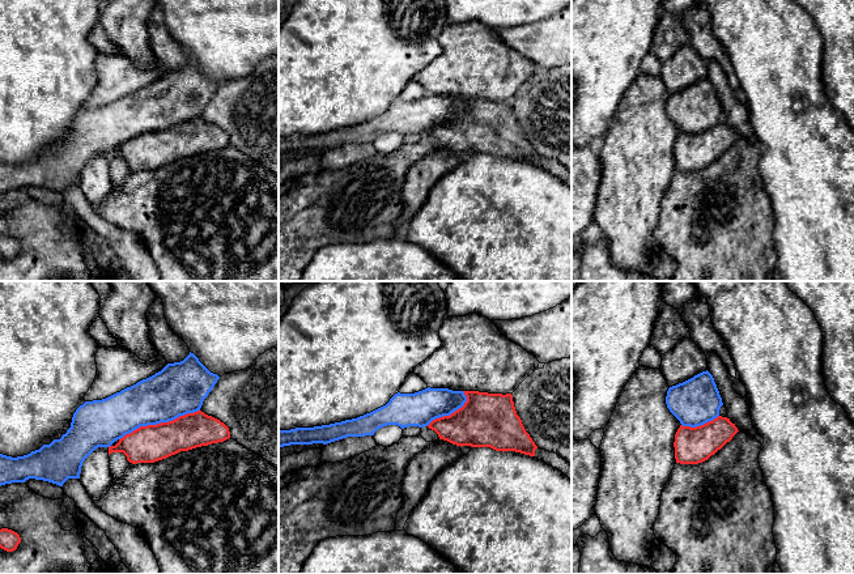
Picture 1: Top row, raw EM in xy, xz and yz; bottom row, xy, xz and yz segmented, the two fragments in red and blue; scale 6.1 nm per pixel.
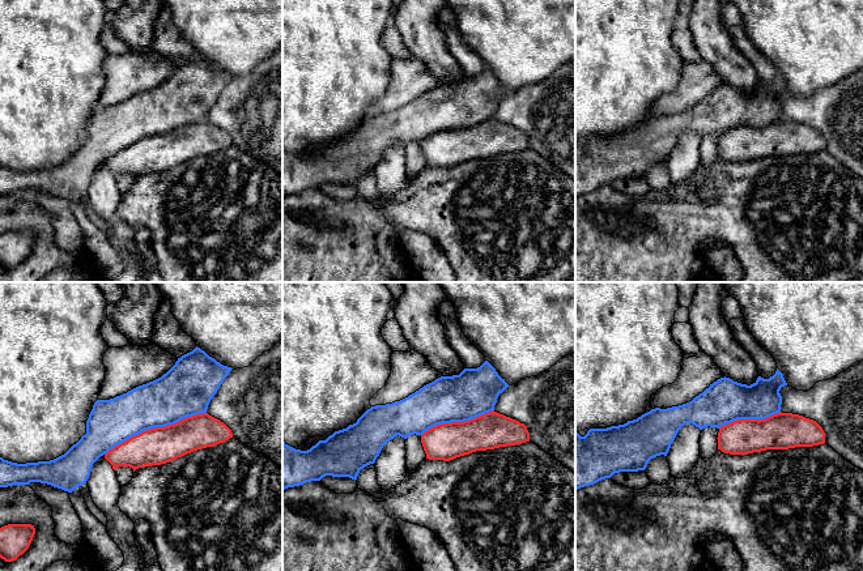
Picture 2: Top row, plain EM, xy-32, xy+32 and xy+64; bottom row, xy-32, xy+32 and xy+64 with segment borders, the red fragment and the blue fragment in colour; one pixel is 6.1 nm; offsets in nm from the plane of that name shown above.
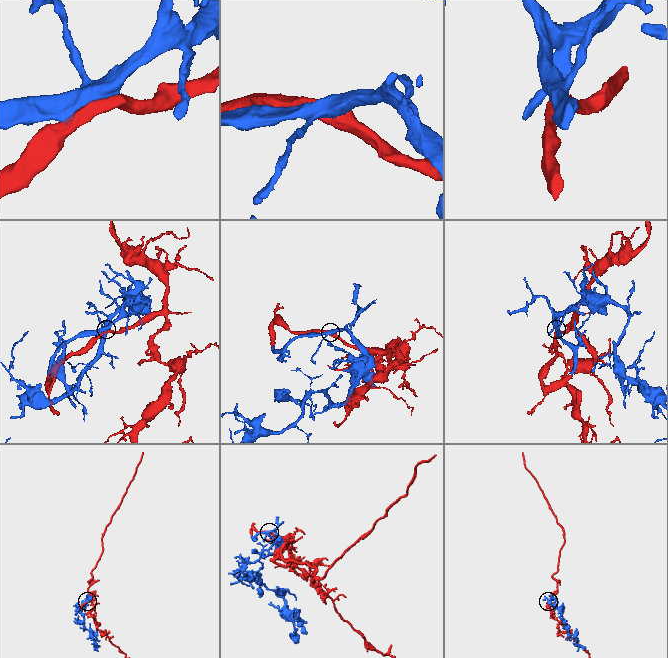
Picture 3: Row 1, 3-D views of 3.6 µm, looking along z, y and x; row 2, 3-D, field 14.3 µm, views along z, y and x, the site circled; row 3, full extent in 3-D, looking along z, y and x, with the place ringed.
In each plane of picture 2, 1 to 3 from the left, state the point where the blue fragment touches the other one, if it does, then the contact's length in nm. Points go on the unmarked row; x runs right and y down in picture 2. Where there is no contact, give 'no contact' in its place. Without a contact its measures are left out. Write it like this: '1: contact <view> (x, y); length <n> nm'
1: contact xy-32 (156, 135); length 700 nm
2: contact xy+32 (456, 130); length 480 nm
3: contact xy+64 (749, 127); length 400 nm

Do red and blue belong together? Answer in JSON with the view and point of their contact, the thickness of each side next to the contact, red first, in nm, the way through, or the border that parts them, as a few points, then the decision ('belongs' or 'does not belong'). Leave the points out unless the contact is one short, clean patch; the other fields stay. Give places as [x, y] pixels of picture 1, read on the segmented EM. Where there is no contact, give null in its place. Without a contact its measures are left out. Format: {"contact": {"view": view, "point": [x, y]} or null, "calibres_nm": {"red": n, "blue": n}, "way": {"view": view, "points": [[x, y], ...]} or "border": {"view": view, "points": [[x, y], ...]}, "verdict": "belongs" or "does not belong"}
{"contact": {"view": "xy", "point": [158, 424]}, "calibres_nm": {"red": 220, "blue": 320}, "verdict": "belongs"}

